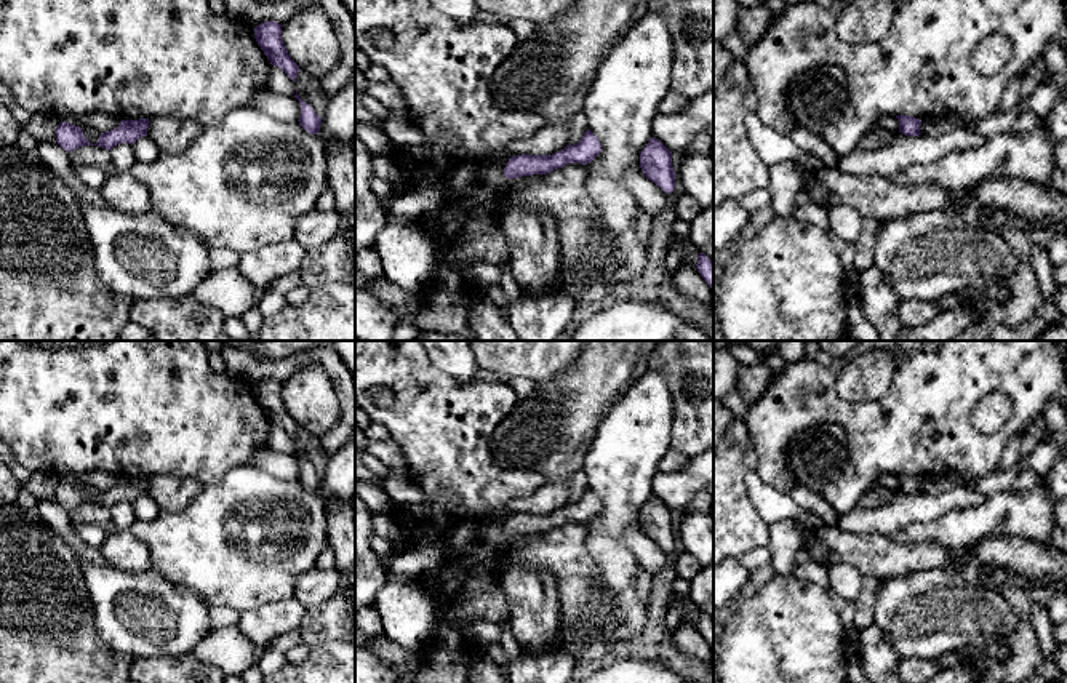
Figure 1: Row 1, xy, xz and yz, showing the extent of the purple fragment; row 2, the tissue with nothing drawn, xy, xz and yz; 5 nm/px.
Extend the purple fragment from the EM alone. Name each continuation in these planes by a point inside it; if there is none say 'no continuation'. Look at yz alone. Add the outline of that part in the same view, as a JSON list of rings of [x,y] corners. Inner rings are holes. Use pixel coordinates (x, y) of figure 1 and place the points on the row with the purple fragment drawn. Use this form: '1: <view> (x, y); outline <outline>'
no continuation

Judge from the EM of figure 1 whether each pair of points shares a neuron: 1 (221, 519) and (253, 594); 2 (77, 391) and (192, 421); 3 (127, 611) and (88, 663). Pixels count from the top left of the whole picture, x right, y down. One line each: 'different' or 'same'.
1: same
2: same
3: different

